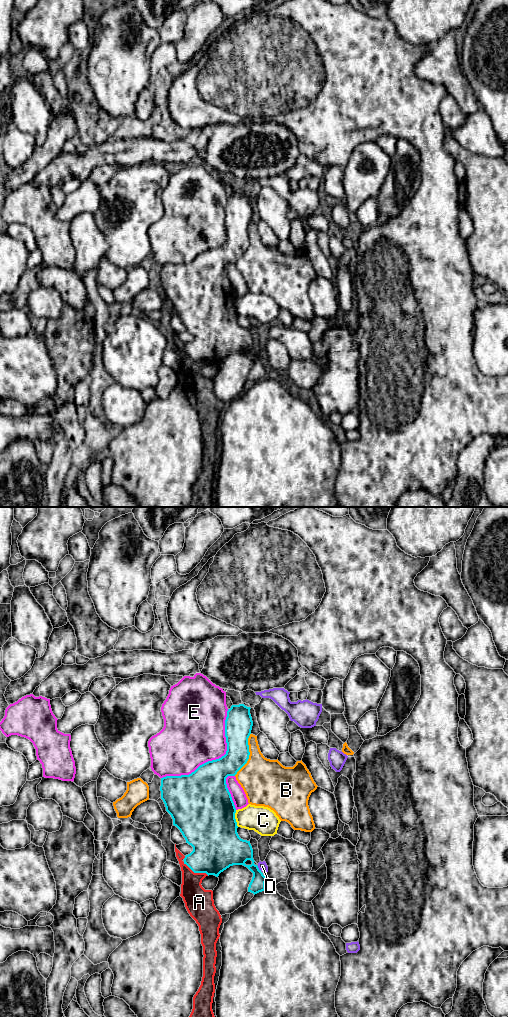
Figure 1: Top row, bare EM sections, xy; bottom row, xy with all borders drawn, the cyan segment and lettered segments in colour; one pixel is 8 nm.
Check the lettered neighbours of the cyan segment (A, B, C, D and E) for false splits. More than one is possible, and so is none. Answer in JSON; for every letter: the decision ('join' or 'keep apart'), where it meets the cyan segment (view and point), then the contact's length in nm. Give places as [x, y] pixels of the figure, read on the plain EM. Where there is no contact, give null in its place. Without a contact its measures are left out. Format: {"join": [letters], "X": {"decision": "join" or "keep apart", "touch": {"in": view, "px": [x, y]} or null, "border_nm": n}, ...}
{"join": [], "A": {"decision": "keep apart", "touch": {"in": "xy", "px": [196, 360]}, "border_nm": 240}, "B": {"decision": "keep apart", "touch": {"in": "xy", "px": [249, 242]}, "border_nm": 360}, "C": {"decision": "keep apart", "touch": {"in": "xy", "px": [234, 306]}, "border_nm": 140}, "D": {"decision": "keep apart", "touch": {"in": "xy", "px": [258, 356]}, "border_nm": 50}, "E": {"decision": "keep apart", "touch": {"in": "xy", "px": [216, 247]}, "border_nm": 750}}

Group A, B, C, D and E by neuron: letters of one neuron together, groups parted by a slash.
A / B / C / D / E

